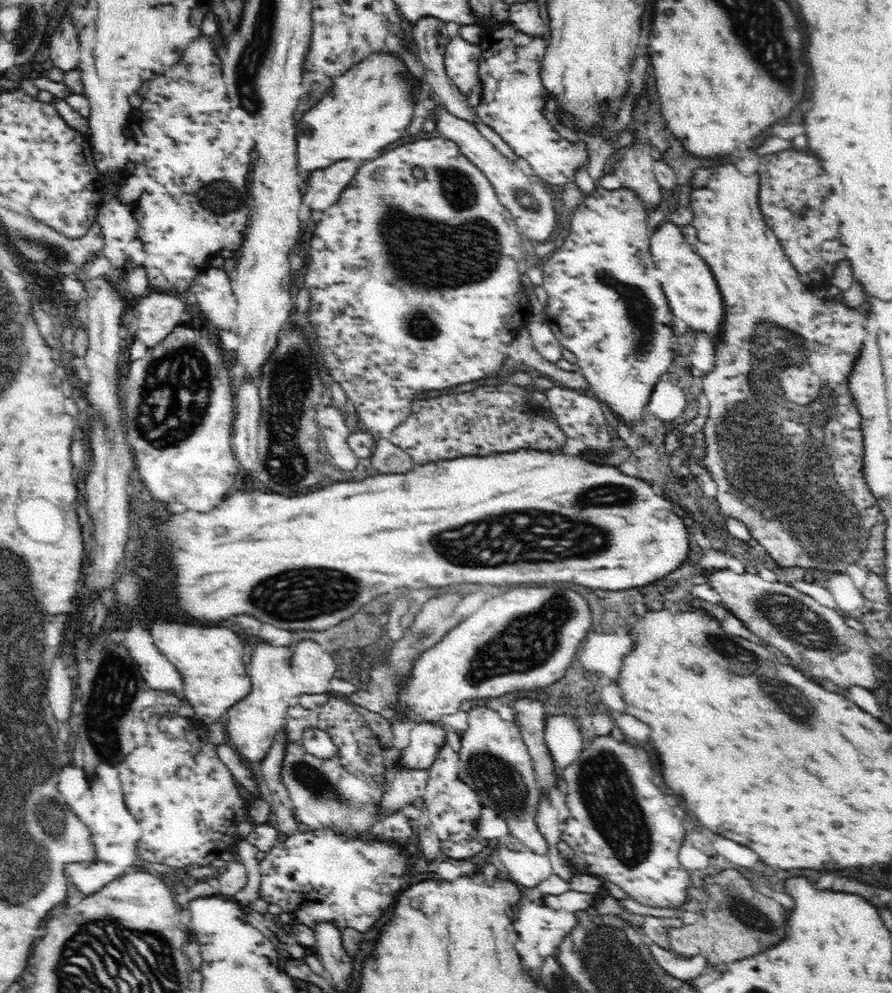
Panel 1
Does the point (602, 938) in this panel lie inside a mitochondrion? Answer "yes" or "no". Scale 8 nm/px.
yes

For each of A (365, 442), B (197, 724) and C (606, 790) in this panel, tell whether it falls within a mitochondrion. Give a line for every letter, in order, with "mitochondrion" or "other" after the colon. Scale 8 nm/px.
A: other
B: other
C: mitochondrion

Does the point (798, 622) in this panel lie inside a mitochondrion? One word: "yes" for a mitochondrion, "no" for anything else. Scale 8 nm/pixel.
yes

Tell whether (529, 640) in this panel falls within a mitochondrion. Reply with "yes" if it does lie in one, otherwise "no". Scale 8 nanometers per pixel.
yes

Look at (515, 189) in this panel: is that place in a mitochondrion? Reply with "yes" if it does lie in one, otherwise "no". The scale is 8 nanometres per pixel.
yes

